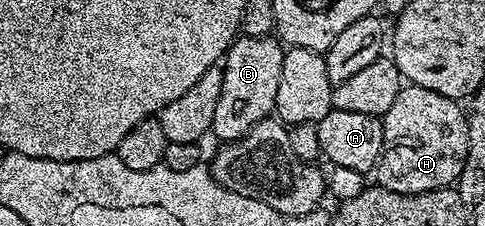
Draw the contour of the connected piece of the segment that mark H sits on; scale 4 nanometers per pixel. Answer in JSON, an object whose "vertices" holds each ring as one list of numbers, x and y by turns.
{"vertices":[[405,84,398,99,383,115,384,151,380,155,380,164,374,170,379,188,389,189,395,193,425,193,431,189,442,189,459,182,468,162,468,117,460,110,459,100,438,95,426,87]]}

